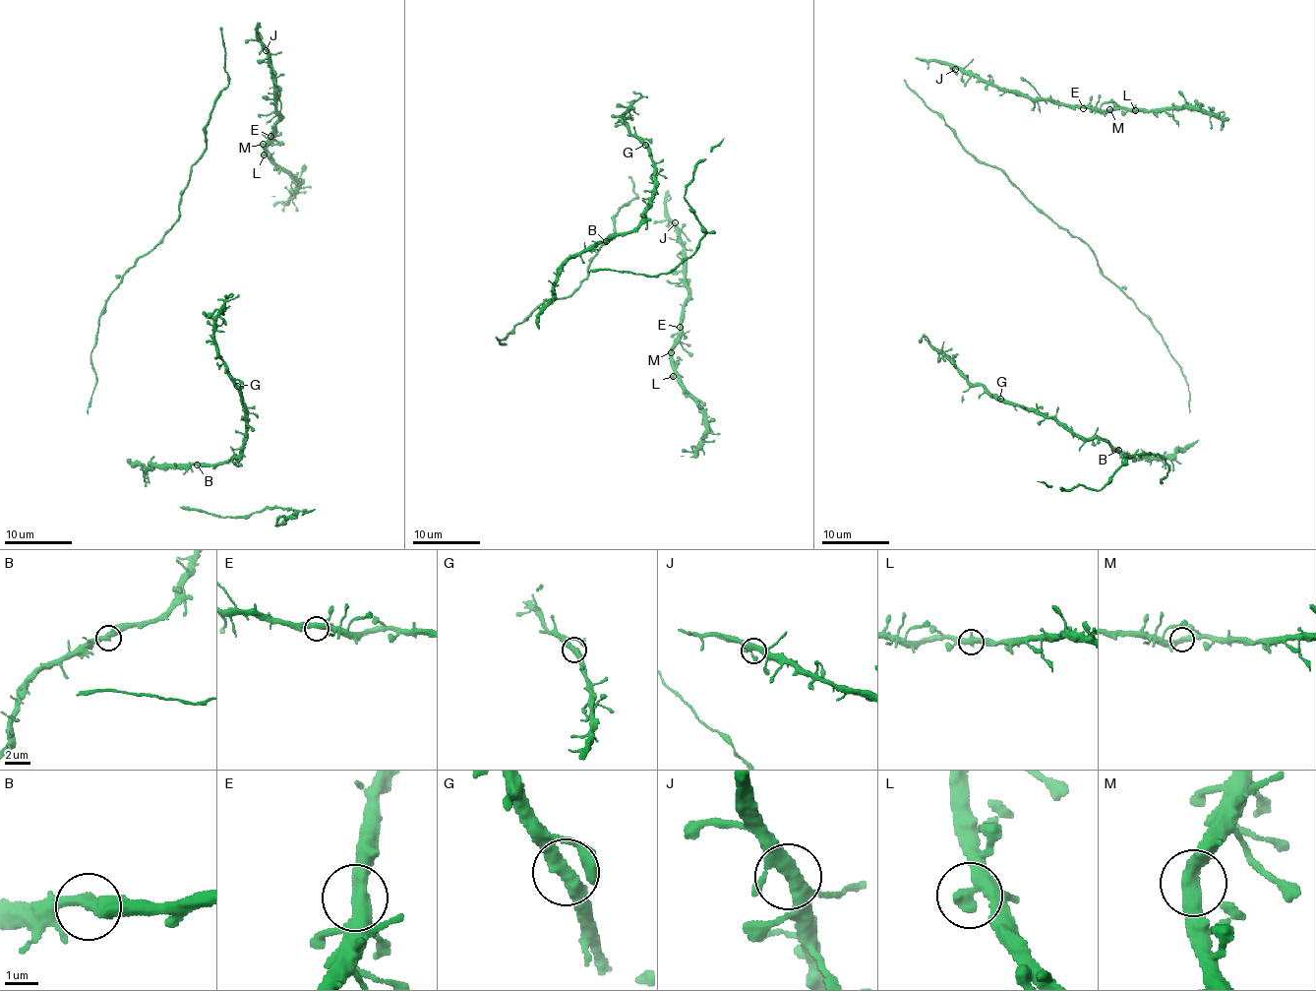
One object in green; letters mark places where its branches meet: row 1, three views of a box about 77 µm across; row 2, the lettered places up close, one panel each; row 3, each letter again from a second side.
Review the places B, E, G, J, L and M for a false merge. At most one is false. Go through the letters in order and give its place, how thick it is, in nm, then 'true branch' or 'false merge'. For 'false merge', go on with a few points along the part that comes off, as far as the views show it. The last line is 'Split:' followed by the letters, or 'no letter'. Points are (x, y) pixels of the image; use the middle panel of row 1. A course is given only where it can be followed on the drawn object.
B: place (606, 241); calibre 380 nm; true branch
E: place (680, 327); calibre 360 nm; true branch
G: place (645, 145); calibre 400 nm; true branch
J: place (675, 222); calibre 340 nm; true branch
L: place (673, 376); calibre 380 nm; true branch
M: place (671, 352); calibre 420 nm; true branch
Split: no letter

